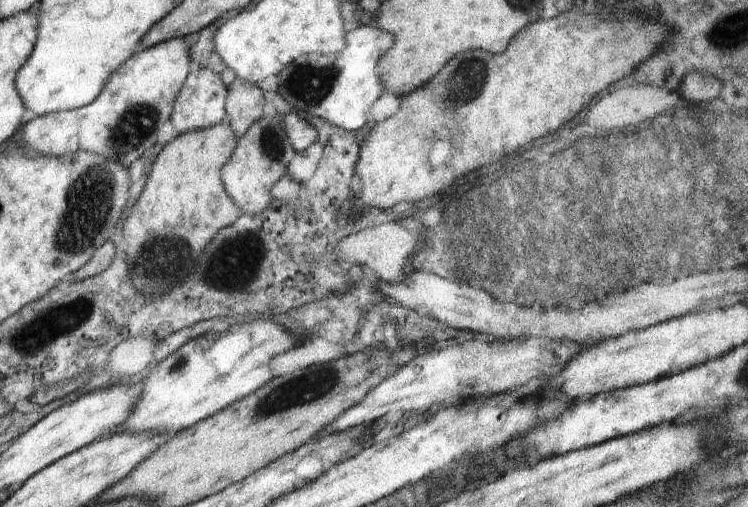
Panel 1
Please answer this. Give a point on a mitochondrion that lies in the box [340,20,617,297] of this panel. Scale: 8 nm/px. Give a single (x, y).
(468, 79)

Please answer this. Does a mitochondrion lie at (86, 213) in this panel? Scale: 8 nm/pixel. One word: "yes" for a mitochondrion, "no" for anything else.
yes

